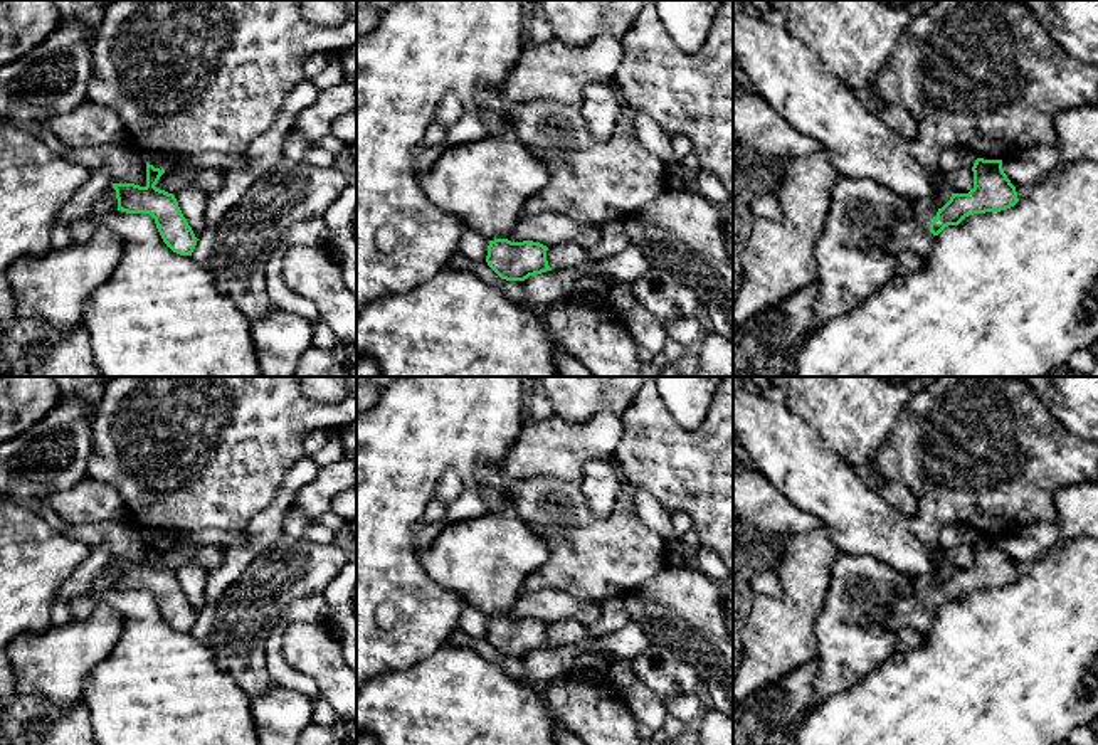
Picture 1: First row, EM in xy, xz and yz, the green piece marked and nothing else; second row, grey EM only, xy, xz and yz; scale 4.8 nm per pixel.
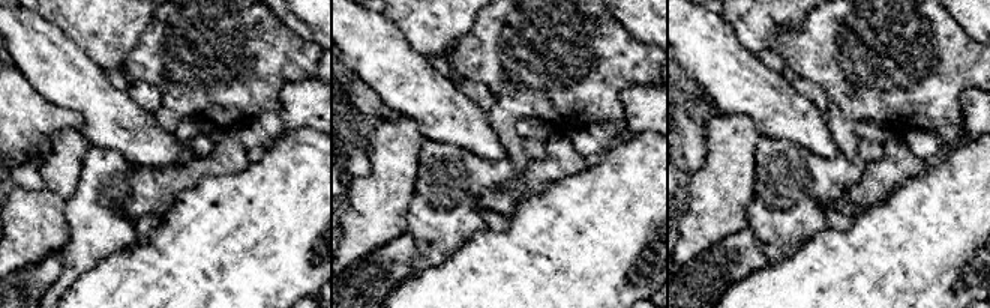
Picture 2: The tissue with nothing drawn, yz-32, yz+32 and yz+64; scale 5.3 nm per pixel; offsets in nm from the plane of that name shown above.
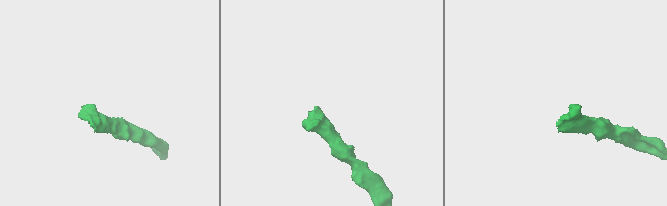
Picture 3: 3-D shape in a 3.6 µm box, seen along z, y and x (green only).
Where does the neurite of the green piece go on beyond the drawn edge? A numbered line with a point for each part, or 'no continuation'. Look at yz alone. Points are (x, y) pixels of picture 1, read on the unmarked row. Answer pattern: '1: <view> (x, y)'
1: yz (913, 611)

